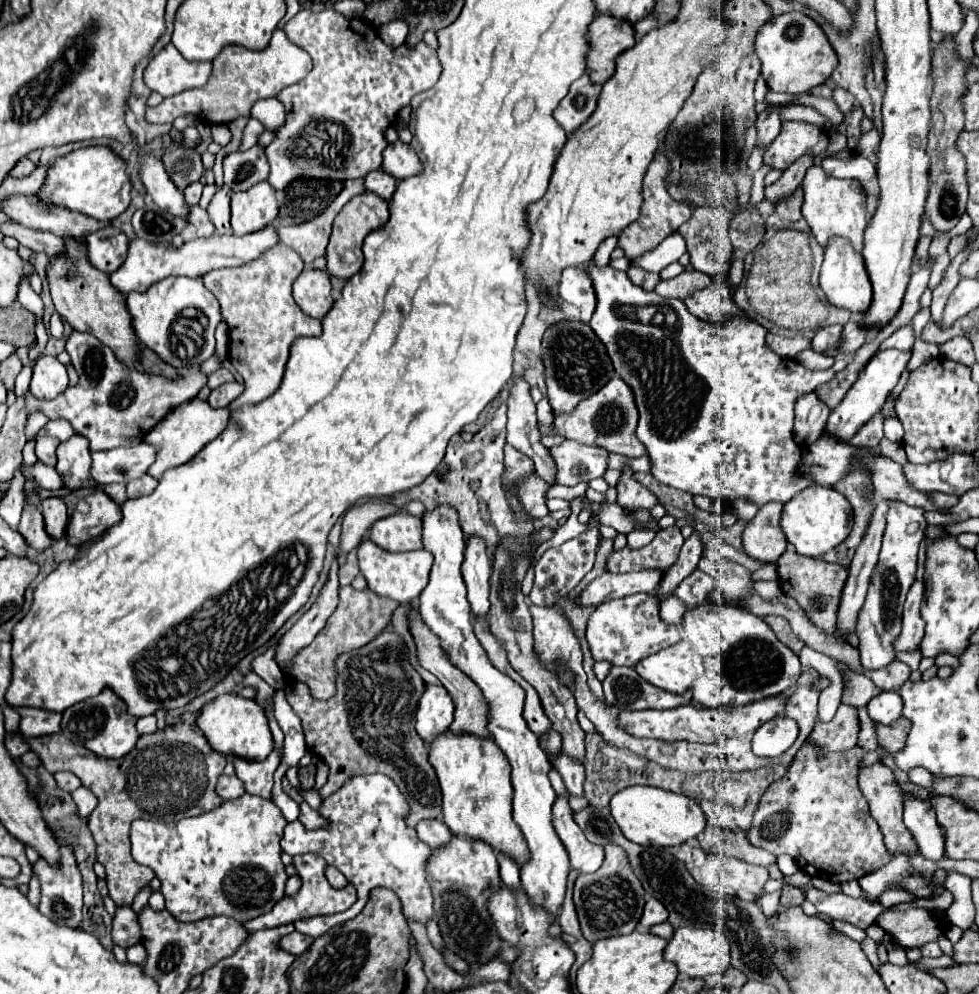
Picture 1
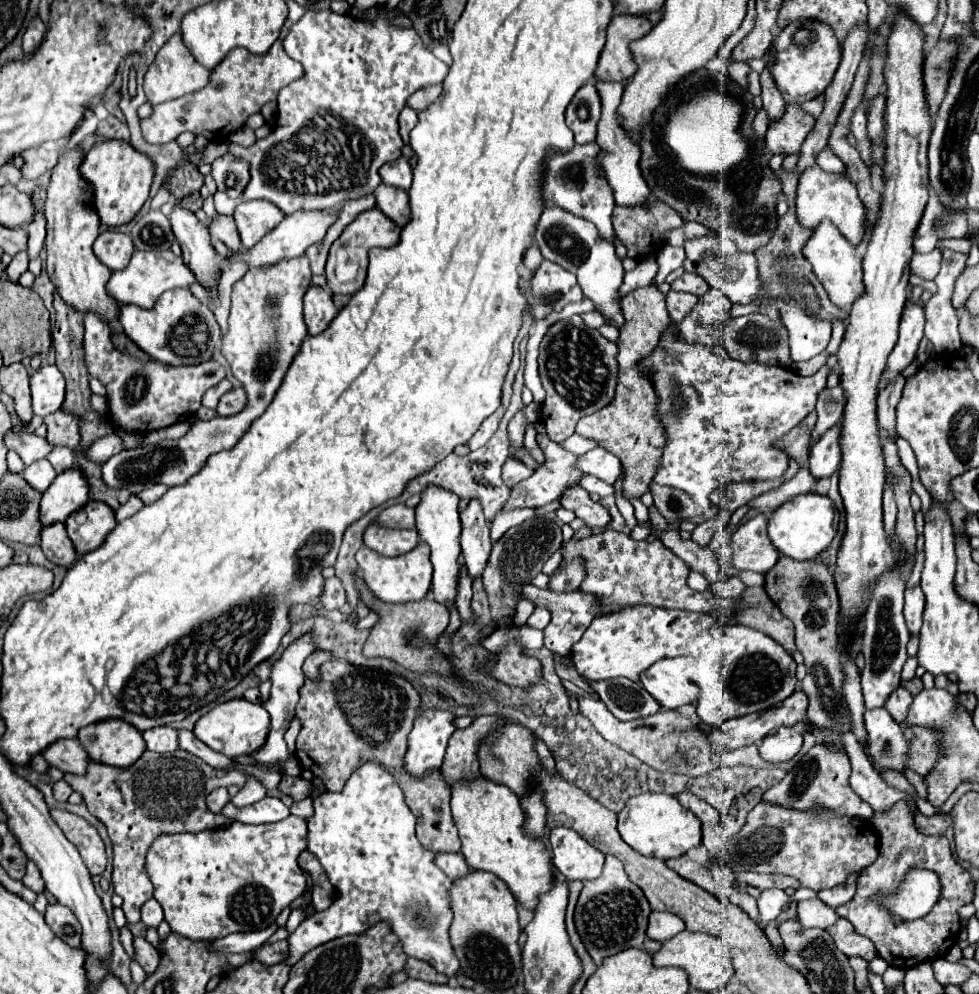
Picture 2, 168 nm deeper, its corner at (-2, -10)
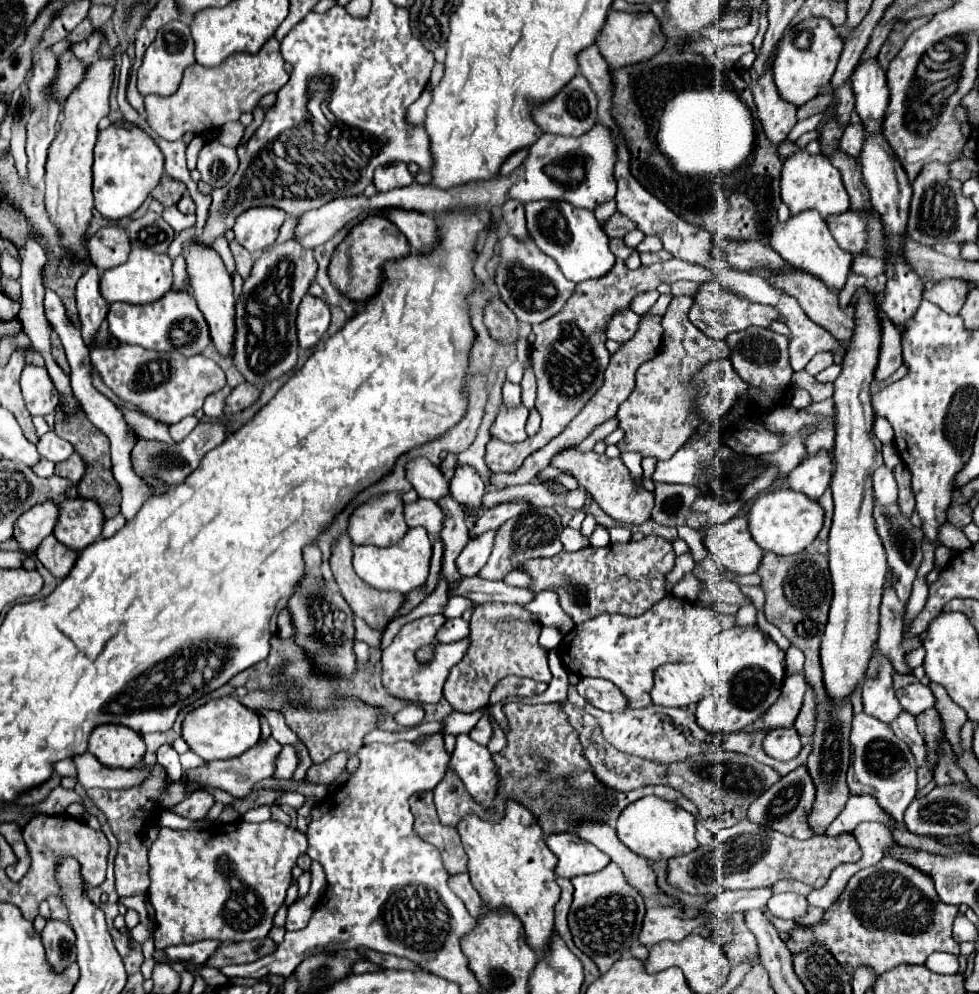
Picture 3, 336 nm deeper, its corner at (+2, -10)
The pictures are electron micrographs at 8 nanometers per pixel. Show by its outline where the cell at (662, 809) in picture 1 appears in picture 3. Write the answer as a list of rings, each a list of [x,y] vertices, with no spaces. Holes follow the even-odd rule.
[[[648,796],[648,798],[640,798],[632,804],[628,804],[618,822],[616,822],[616,834],[620,836],[620,840],[638,856],[644,856],[646,860],[668,860],[674,856],[682,856],[688,854],[692,850],[698,848],[696,842],[696,818],[686,812],[684,808],[680,808],[674,802],[662,800],[658,796]]]

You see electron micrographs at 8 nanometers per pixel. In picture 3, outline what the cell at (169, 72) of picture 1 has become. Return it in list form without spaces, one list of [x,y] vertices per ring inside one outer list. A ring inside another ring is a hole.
[[[180,20],[164,24],[164,28],[160,28],[156,40],[150,44],[150,48],[144,54],[144,62],[138,70],[138,92],[142,96],[148,94],[158,94],[164,98],[172,96],[182,82],[184,70],[192,64],[196,64],[196,58],[194,58],[194,42],[190,36],[190,28]]]

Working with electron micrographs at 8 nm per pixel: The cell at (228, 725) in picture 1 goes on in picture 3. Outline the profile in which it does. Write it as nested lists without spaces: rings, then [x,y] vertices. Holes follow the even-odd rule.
[[[226,696],[218,700],[210,700],[208,704],[192,710],[184,722],[182,722],[182,738],[190,744],[192,752],[196,752],[200,758],[212,762],[220,758],[232,758],[240,756],[252,744],[258,742],[260,738],[260,716],[240,704],[236,698]]]

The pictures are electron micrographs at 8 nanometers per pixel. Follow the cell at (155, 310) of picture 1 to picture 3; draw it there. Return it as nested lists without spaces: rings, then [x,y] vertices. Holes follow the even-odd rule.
[[[166,292],[160,300],[144,306],[132,306],[126,302],[110,304],[108,324],[114,338],[122,344],[138,344],[146,350],[156,352],[180,352],[182,356],[196,356],[202,354],[204,348],[212,342],[208,324],[202,312],[196,306],[196,300],[188,292]]]

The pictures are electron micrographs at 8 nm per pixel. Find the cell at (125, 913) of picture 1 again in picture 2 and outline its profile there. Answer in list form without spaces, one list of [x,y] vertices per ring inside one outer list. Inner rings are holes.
[[[134,938],[134,948],[136,948],[136,962],[148,972],[156,972],[156,968],[160,966],[160,954],[156,952],[156,948],[146,942],[146,938]]]

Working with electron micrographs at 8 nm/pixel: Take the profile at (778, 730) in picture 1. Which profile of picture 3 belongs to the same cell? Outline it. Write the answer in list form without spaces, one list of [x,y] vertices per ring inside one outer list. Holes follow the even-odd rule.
[[[790,726],[790,728],[780,728],[780,730],[768,732],[762,748],[770,758],[792,760],[792,758],[798,756],[798,752],[802,748],[802,742],[800,742],[800,736],[798,736],[796,728]]]

